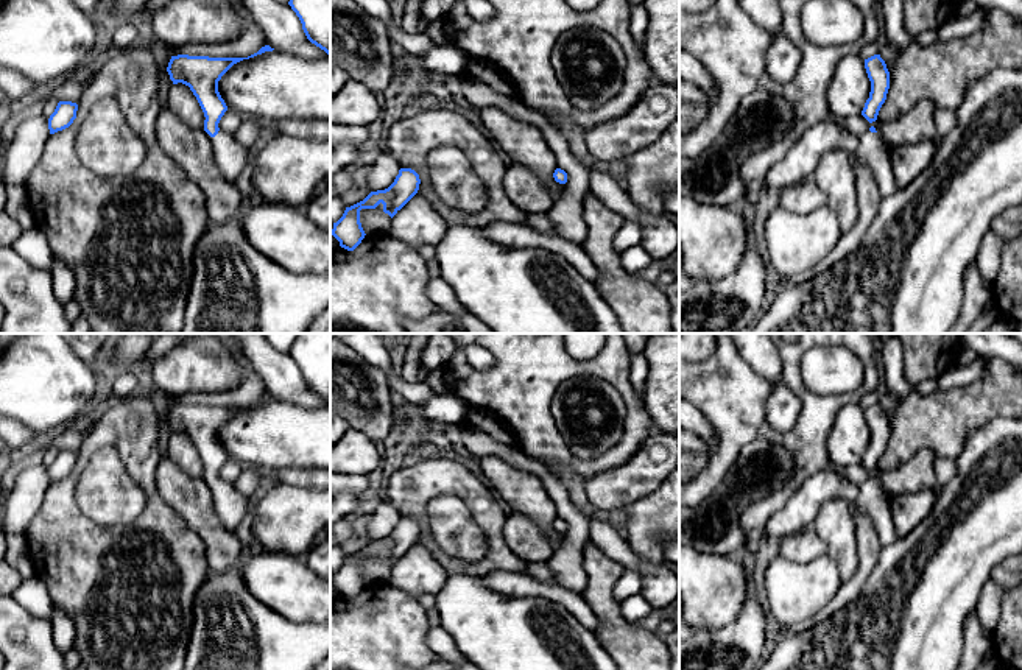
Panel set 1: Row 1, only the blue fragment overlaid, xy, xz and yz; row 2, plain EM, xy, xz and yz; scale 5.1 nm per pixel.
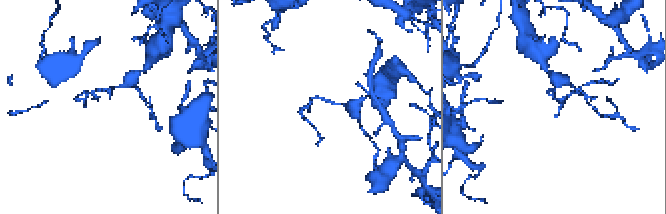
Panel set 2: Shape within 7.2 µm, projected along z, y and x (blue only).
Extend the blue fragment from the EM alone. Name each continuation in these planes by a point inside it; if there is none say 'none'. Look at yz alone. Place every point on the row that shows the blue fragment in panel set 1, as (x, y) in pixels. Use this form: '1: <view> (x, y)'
1: yz (873, 151)

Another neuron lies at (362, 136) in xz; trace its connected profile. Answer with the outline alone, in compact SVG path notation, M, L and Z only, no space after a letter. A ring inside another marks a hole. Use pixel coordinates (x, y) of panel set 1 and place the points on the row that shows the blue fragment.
M330 123L330 146L338 143L352 143L360 148L375 142L375 129L369 126L344 126Z

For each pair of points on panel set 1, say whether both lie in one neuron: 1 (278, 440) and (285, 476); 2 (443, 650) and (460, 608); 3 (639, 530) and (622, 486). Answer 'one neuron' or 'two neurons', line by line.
1: two neurons
2: two neurons
3: two neurons

